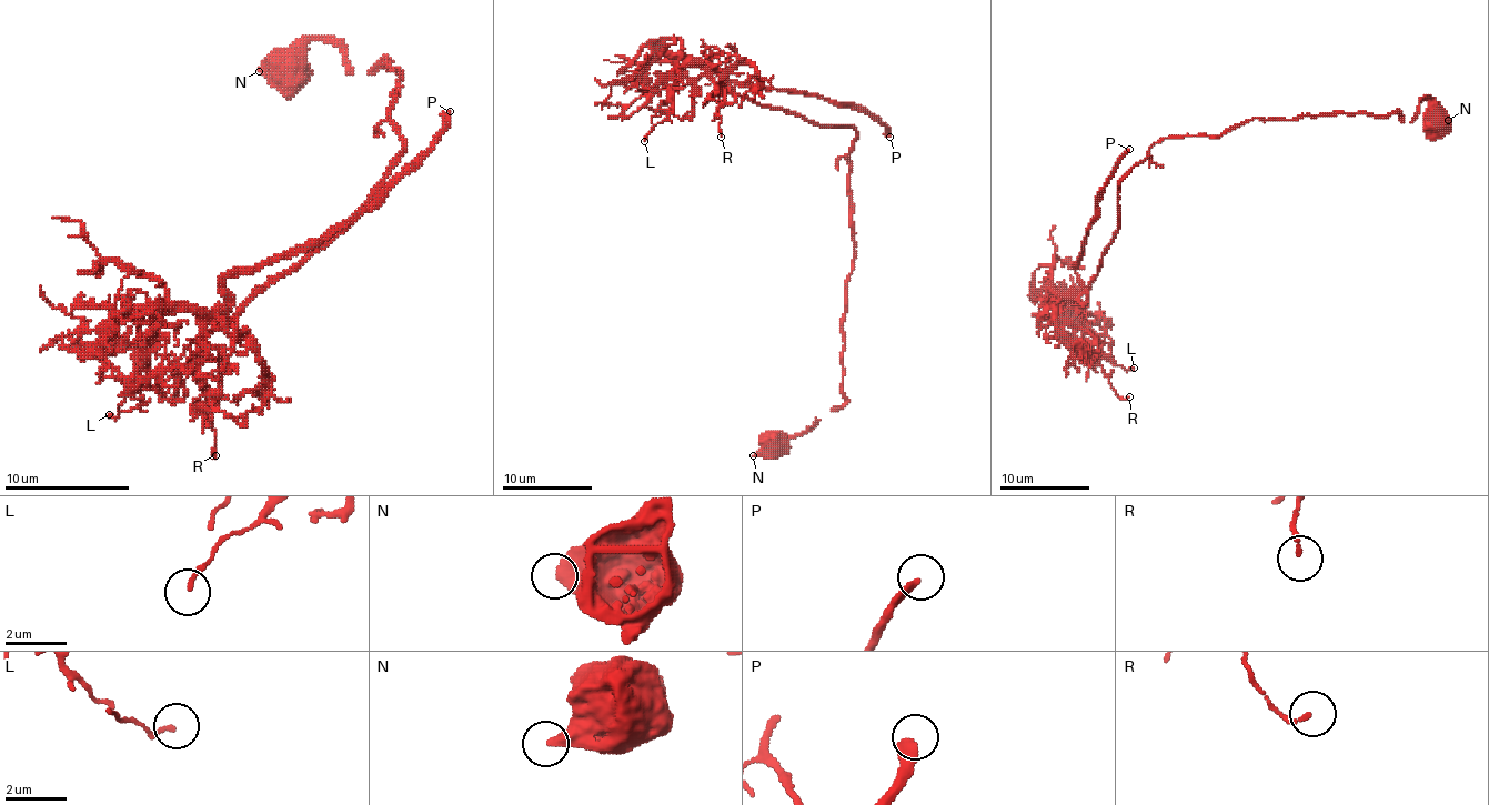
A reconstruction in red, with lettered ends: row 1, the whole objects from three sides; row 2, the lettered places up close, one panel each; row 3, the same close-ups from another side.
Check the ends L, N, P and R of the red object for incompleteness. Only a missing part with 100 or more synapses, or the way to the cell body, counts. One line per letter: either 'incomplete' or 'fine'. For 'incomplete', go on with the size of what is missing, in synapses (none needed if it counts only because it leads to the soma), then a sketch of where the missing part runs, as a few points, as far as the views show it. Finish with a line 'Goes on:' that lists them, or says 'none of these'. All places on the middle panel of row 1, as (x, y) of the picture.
L: fine
N: fine
P: incomplete | 120 syn | (889, 137), (872, 148), (885, 179), (887, 194), (881, 201), (843, 207), (832, 218)
R: fine
Goes on: P

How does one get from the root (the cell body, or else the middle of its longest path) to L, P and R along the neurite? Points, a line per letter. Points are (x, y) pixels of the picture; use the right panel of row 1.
L: (1125, 179), (1118, 188), (1118, 230), (1088, 293), (1055, 293), (1110, 361), (1134, 368)
P: (1125, 179), (1118, 188), (1118, 230), (1086, 295), (1084, 282), (1075, 269), (1095, 214), (1095, 197), (1129, 149)
R: (1125, 179), (1118, 230), (1090, 289), (1075, 293), (1059, 315), (1090, 334), (1110, 388), (1129, 396)

